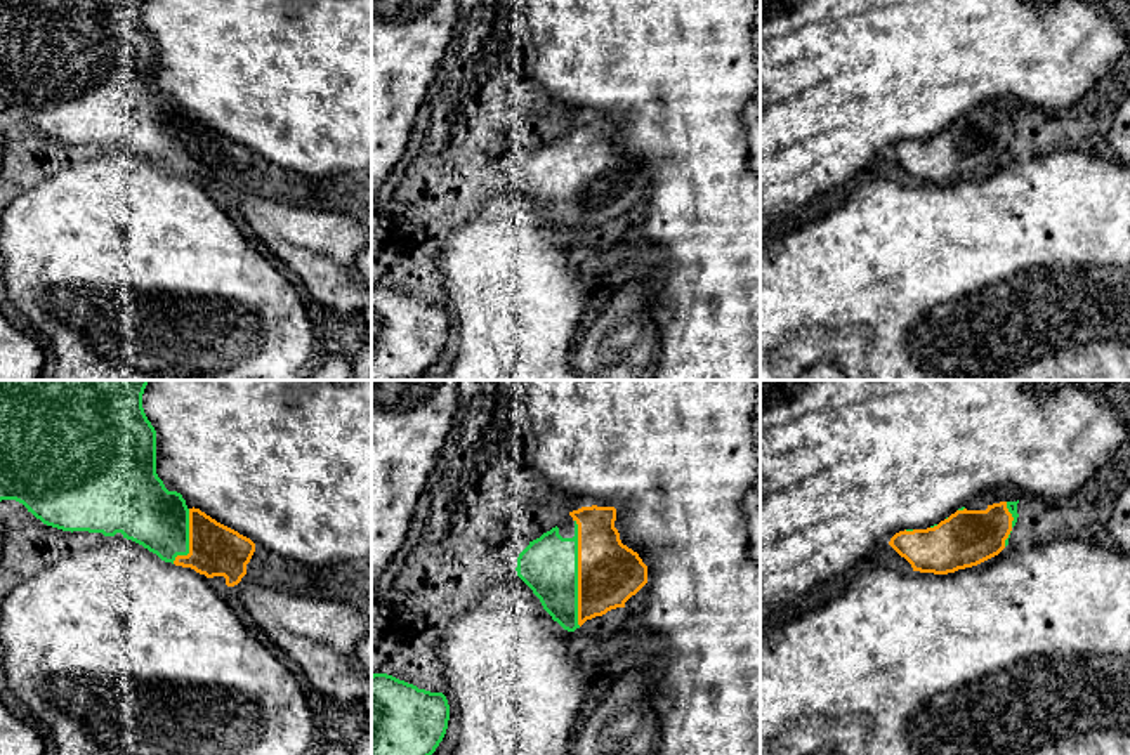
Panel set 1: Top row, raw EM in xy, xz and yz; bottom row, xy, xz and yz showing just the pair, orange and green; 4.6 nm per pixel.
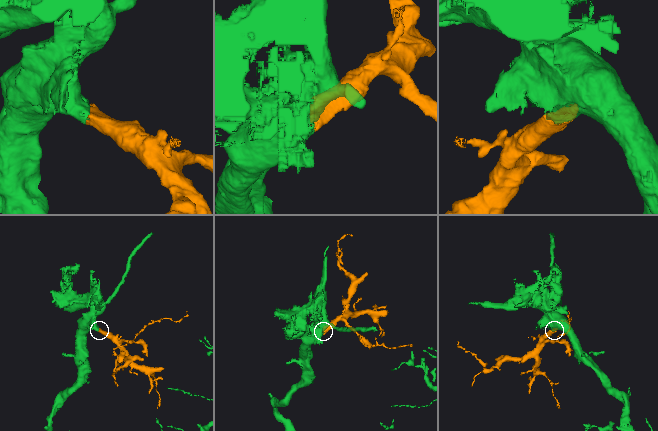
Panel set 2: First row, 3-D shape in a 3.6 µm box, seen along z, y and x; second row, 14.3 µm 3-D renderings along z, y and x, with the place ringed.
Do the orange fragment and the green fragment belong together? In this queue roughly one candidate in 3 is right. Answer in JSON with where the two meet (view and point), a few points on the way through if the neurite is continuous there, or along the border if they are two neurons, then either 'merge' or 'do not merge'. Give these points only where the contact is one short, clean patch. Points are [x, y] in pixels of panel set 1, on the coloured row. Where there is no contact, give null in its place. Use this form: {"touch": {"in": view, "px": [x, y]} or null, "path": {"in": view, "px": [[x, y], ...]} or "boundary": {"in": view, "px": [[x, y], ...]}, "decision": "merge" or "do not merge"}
{"touch": {"in": "xz", "px": [578, 573]}, "decision": "merge"}

